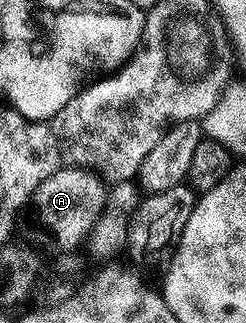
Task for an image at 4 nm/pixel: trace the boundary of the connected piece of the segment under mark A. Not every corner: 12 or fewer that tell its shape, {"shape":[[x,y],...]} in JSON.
{"shape":[[61,167],[29,202],[35,221],[75,251],[107,209],[98,173]]}

